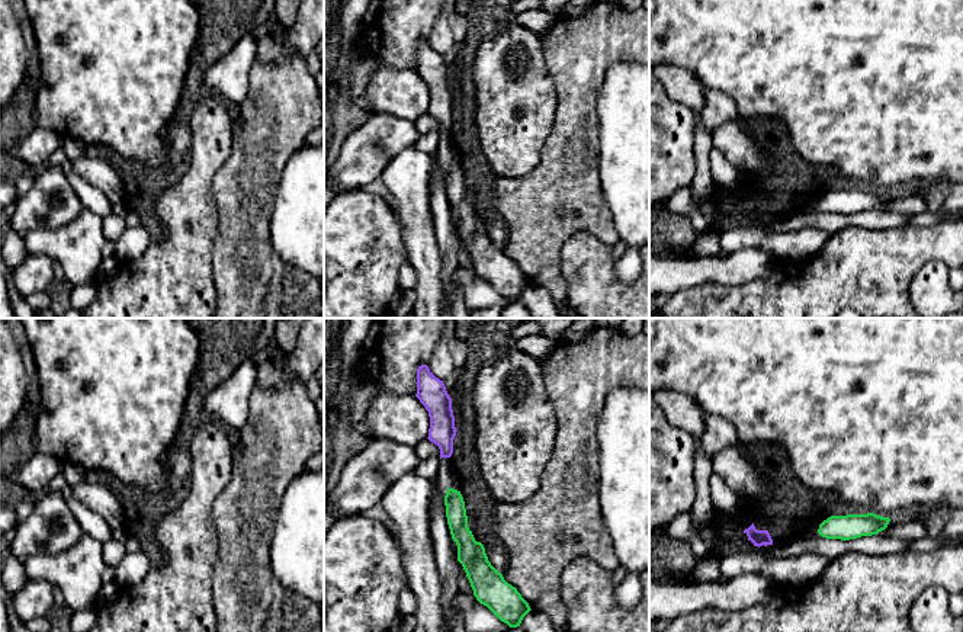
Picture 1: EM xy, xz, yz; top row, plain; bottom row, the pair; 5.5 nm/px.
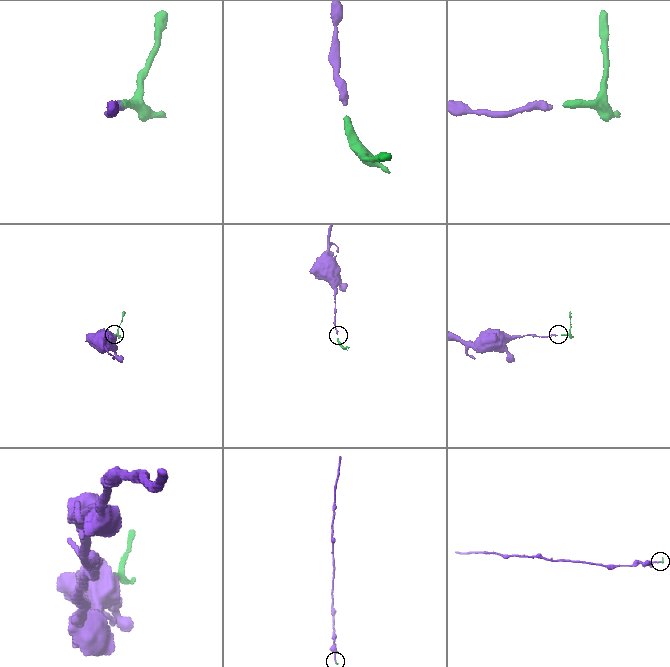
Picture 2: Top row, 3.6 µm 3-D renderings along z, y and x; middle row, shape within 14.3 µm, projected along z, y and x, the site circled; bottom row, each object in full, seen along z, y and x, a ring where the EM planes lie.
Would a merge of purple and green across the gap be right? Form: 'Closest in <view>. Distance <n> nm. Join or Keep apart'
Closest in xz. Distance 170 nm. Join

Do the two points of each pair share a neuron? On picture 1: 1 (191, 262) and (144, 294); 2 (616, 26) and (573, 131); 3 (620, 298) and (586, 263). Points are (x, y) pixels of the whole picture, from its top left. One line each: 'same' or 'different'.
1: same
2: same
3: same

